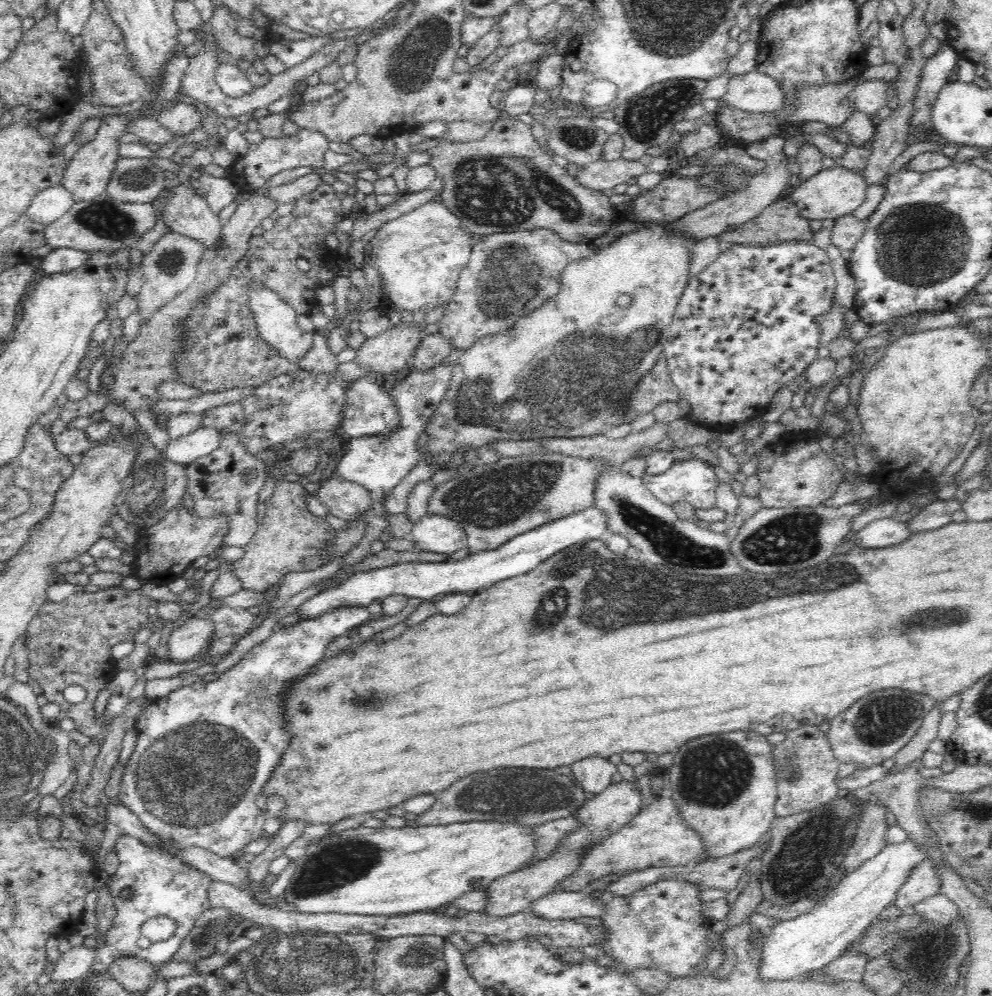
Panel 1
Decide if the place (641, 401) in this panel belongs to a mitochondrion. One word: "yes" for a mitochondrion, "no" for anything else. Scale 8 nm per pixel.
yes

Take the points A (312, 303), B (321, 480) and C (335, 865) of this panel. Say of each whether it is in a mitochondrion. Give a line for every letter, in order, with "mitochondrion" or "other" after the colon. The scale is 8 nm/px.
A: other
B: other
C: mitochondrion

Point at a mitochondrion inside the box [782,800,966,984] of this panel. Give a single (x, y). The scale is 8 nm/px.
(932, 965)

